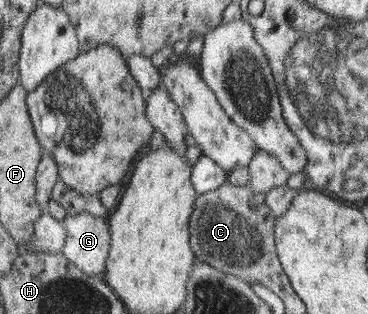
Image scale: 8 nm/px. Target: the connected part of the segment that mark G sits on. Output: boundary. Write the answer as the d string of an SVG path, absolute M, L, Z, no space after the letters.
M81 212L63 219L67 239L61 254L85 274L104 274L109 256L109 225L105 219Z

